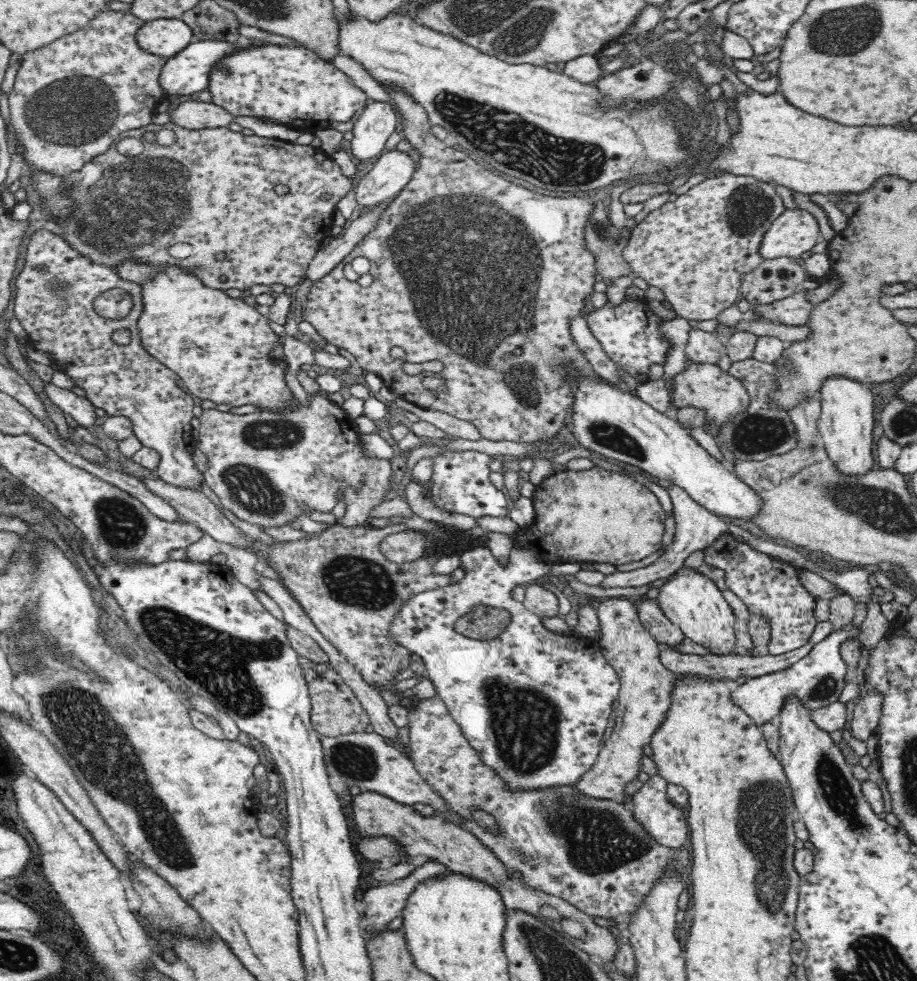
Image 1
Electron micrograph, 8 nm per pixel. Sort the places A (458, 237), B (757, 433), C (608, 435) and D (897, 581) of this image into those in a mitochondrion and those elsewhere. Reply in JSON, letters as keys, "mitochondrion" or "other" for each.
{"A":"mitochondrion","B":"mitochondrion","C":"mitochondrion","D":"other"}

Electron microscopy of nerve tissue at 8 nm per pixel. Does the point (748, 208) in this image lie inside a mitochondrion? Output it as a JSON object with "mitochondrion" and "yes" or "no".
{"mitochondrion":"yes"}

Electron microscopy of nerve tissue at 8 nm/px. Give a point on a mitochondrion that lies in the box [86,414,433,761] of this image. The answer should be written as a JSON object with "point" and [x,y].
{"point":[219,663]}

